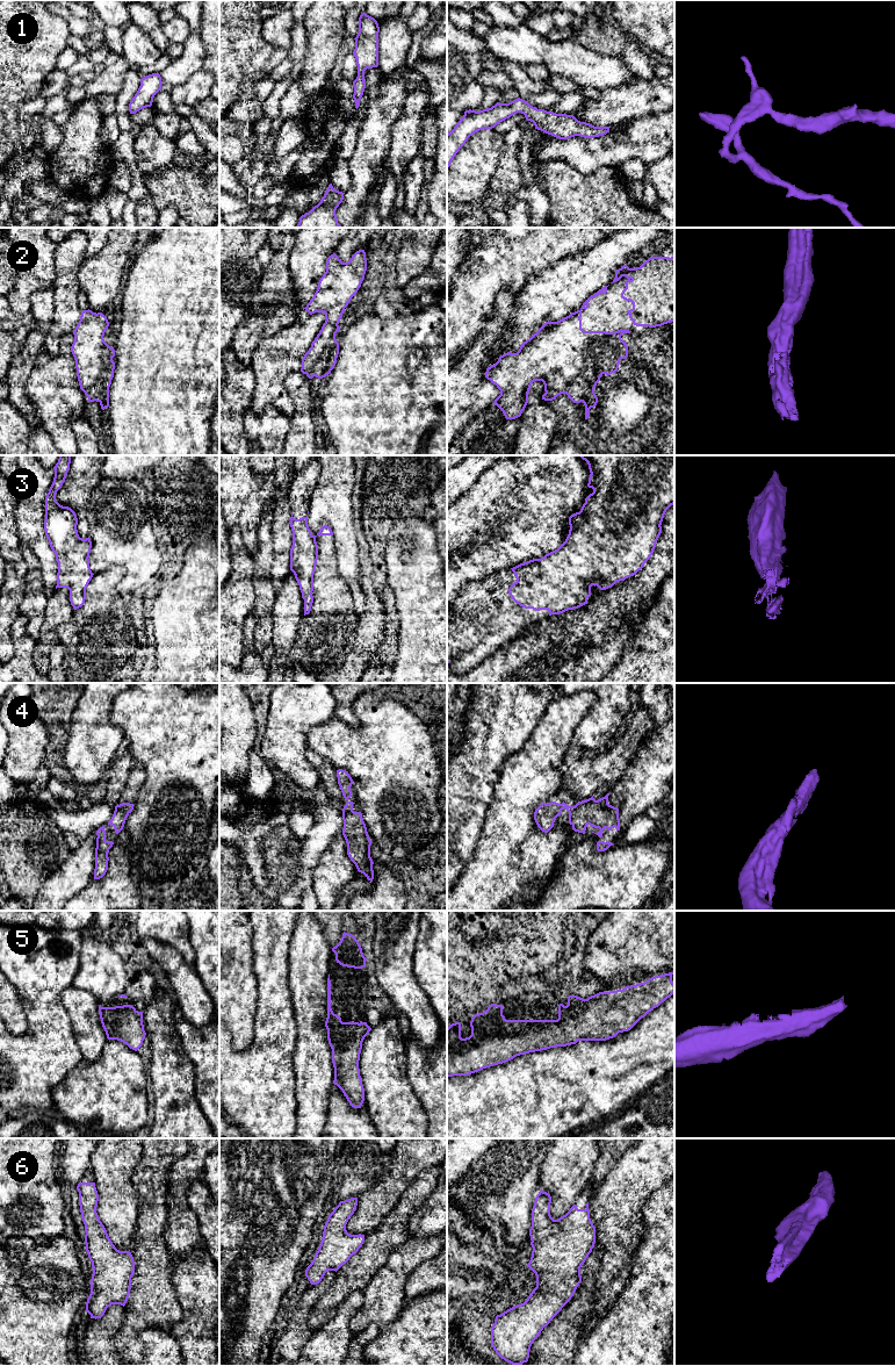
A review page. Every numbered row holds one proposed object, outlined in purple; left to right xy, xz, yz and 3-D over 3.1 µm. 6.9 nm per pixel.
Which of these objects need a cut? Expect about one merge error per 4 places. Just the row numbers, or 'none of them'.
none of them

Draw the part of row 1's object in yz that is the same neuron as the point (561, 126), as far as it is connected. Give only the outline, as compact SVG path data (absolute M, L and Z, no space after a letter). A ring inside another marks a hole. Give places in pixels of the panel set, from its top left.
M520 98L508 103L497 102L491 108L479 112L469 109L464 112L463 117L460 118L454 129L447 134L447 170L470 136L483 129L492 129L517 113L524 114L527 121L534 123L535 129L560 139L568 139L575 136L584 138L599 137L606 135L611 128L594 127L590 123L580 122L573 115L537 109Z

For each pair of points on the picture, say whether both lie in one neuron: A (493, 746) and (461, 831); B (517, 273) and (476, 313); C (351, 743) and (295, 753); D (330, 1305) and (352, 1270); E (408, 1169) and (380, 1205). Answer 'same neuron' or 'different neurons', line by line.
A: same neuron
B: same neuron
C: different neurons
D: same neuron
E: same neuron

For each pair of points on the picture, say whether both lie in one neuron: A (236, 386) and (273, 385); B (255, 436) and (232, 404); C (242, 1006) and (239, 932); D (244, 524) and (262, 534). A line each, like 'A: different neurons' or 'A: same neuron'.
A: different neurons
B: different neurons
C: same neuron
D: different neurons

